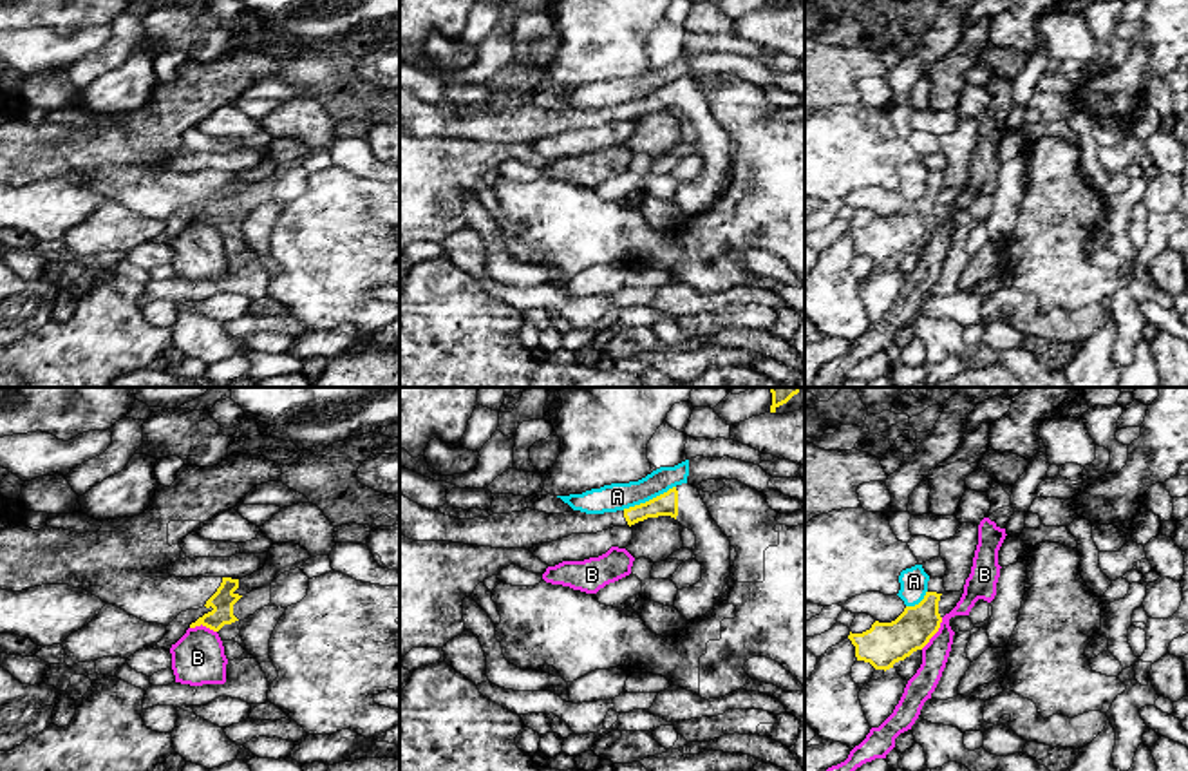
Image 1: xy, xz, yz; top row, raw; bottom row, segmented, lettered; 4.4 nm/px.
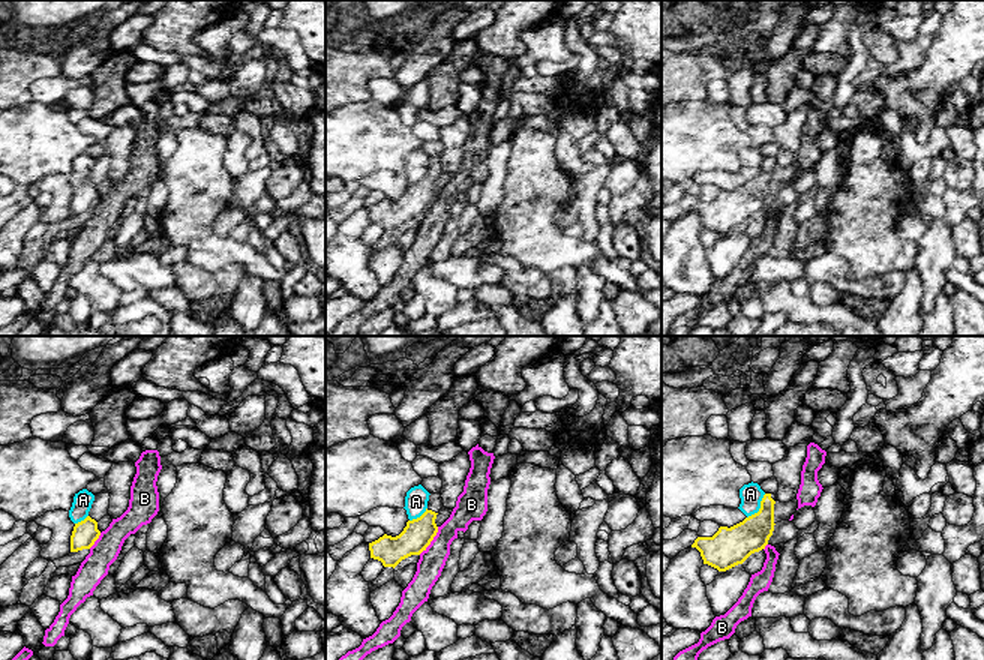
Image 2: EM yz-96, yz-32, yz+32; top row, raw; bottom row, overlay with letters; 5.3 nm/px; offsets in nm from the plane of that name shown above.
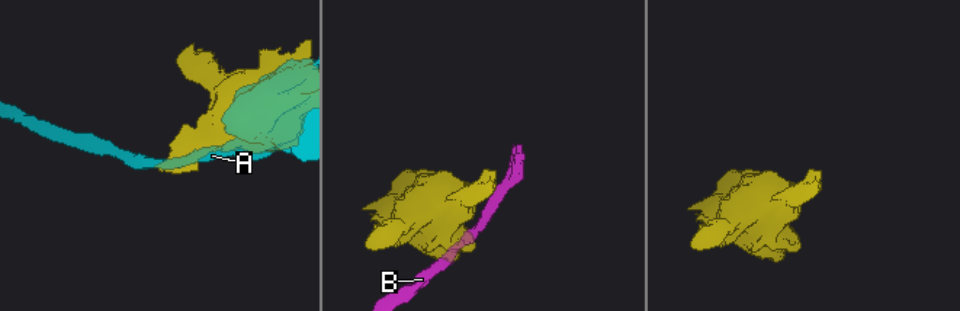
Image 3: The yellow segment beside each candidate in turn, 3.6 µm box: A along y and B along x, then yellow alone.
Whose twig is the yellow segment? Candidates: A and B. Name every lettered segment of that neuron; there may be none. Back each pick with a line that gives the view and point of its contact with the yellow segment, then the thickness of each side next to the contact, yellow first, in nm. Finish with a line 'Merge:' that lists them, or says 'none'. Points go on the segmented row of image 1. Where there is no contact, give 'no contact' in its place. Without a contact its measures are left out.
Merge: none

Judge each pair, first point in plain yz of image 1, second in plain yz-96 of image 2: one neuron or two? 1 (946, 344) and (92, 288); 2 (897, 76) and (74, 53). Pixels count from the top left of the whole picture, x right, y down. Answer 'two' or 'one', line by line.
1: one
2: one

